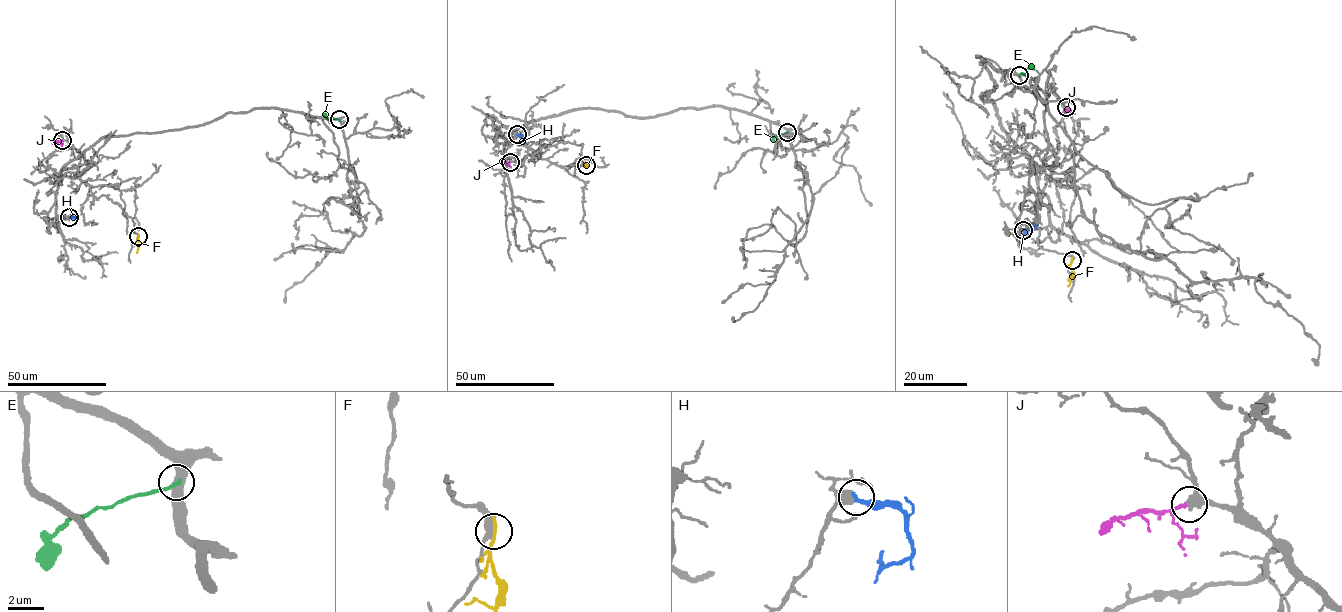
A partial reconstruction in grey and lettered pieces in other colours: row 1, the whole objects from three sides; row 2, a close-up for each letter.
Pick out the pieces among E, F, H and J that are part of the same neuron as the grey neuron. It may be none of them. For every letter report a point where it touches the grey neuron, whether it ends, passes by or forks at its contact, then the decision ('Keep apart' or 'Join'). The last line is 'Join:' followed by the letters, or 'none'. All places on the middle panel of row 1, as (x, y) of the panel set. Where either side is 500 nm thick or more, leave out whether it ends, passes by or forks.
E: Touches grey at (787, 132). It ends there. Keep apart
F: Touches grey at (586, 165). It ends there. Keep apart
H: Touches grey at (517, 134). It ends there. Keep apart
J: Touches grey at (510, 162). It ends there. Join
Join: J

